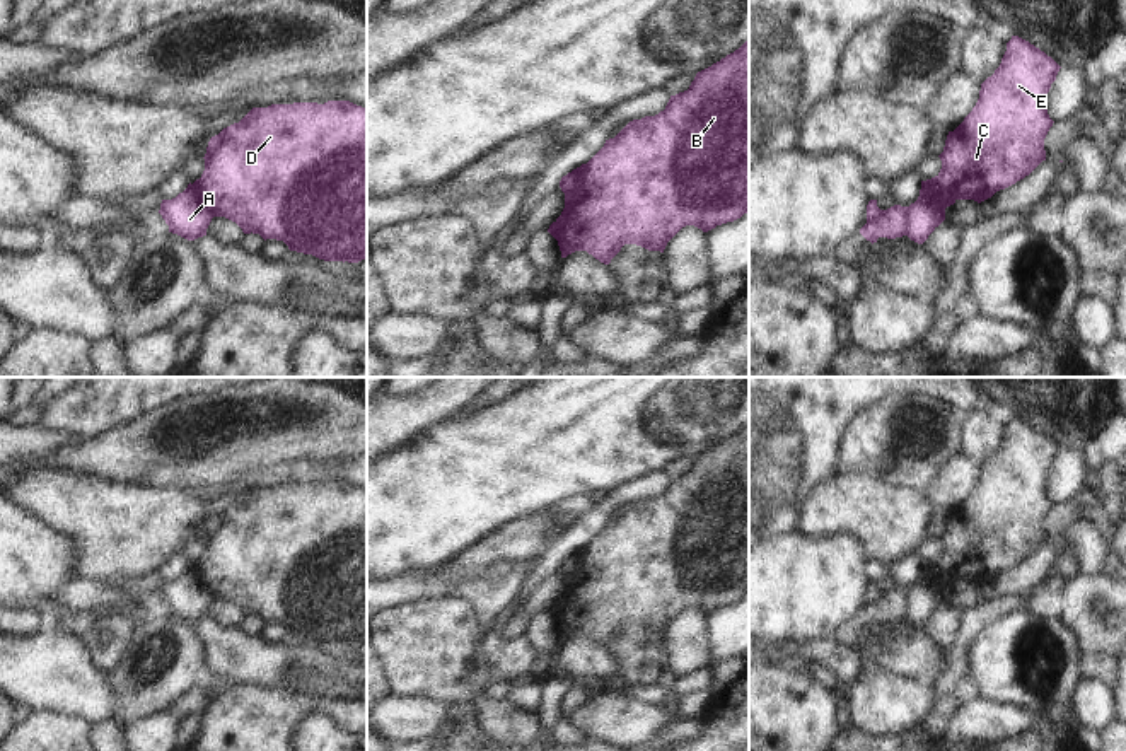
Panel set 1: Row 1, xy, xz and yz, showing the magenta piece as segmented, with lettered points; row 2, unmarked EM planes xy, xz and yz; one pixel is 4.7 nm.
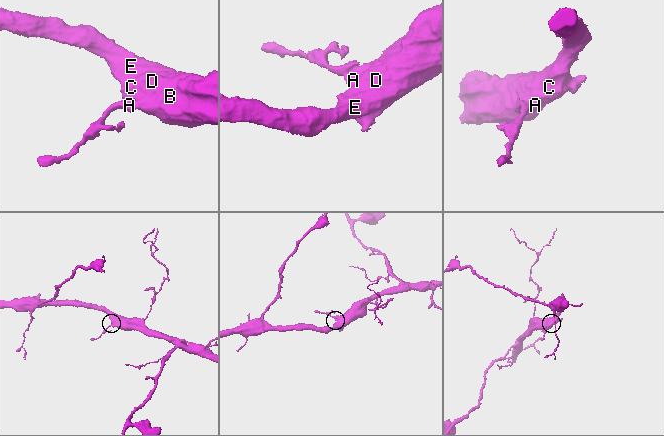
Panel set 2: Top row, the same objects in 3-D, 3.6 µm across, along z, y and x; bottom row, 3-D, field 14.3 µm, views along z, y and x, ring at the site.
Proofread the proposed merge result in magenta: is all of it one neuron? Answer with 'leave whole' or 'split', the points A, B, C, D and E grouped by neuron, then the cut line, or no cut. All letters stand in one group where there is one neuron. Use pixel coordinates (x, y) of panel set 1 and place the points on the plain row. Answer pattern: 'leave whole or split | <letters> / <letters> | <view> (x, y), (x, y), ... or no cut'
split | A / B C D E | xy (191, 567), (214, 598)

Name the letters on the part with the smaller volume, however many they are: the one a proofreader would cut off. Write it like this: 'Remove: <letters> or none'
Remove: A

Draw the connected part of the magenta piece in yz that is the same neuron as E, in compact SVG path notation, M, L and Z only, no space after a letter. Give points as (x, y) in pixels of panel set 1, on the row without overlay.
M1012 418L1000 449L981 466L979 481L964 504L949 514L940 555L921 563L920 577L932 575L945 591L957 582L978 585L1029 558L1046 543L1044 521L1053 509L1048 474L1059 447L1029 423Z

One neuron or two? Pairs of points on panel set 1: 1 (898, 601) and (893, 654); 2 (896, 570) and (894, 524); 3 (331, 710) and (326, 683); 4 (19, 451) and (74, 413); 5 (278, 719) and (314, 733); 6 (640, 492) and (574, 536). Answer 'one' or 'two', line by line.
1: two
2: two
3: two
4: two
5: two
6: one

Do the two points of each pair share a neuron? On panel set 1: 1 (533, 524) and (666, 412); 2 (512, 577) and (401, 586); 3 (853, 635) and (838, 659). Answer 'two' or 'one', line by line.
1: two
2: one
3: two

